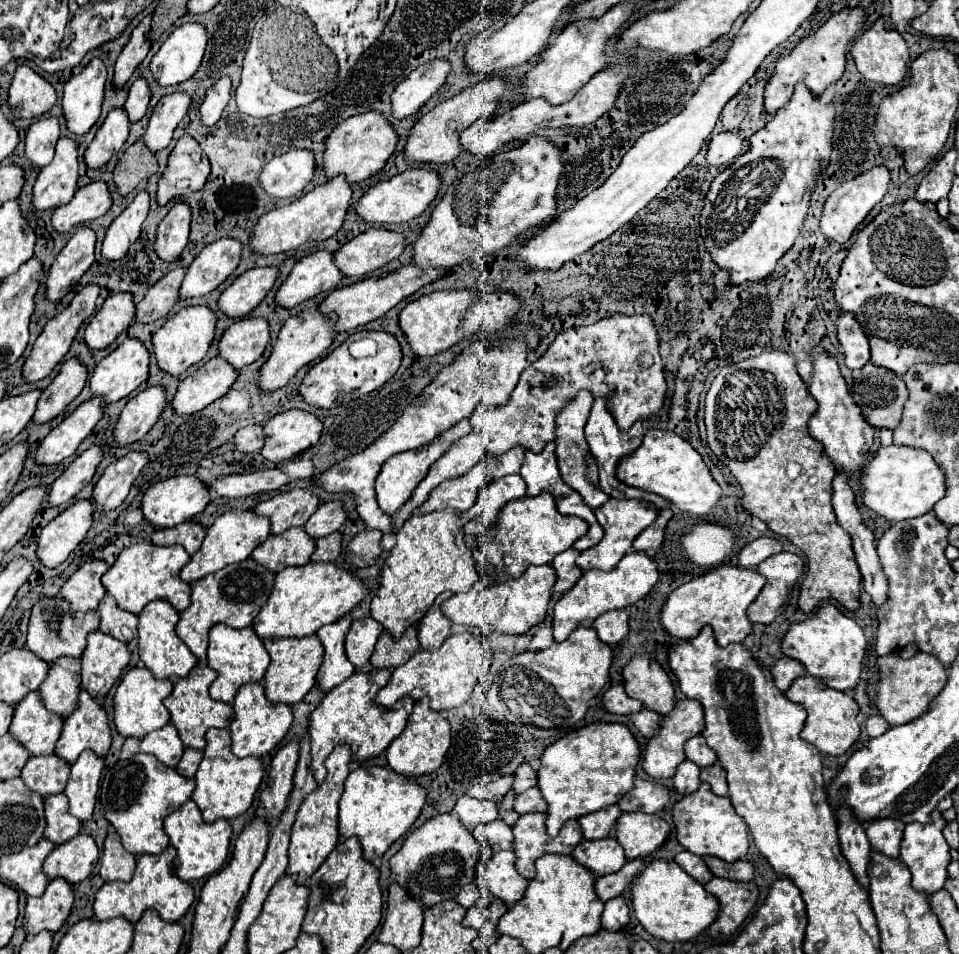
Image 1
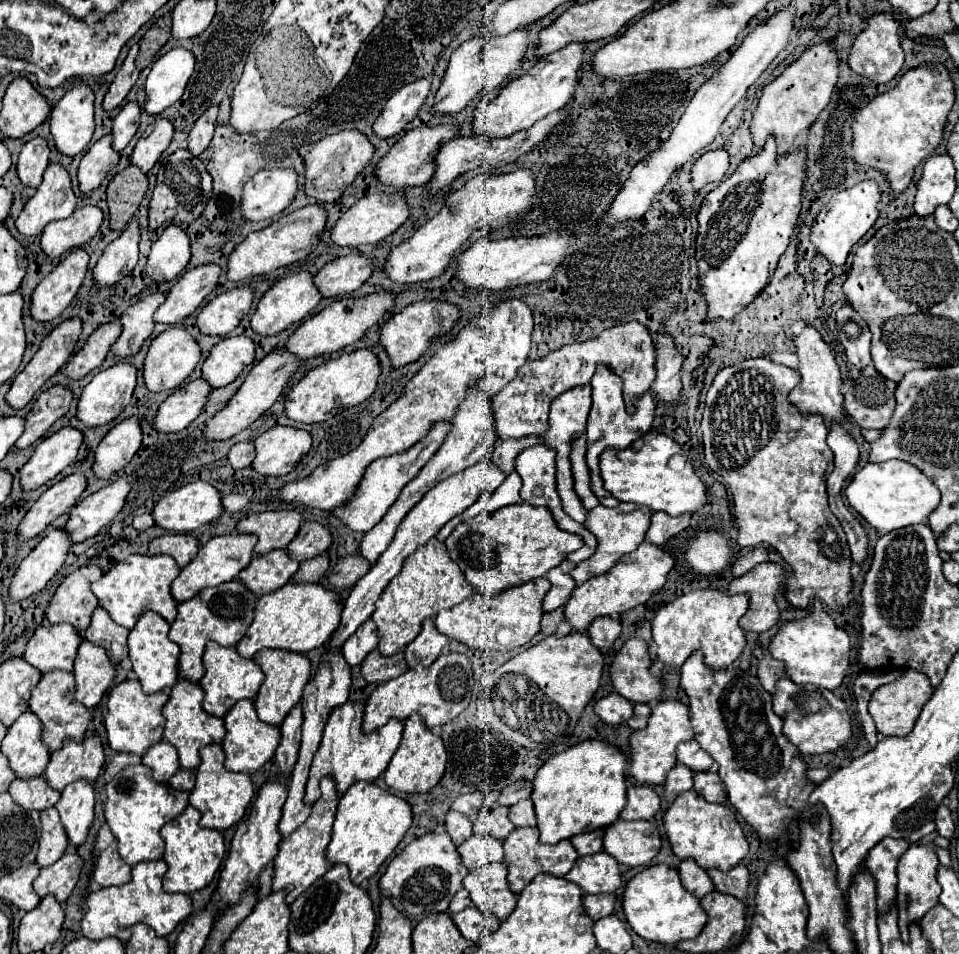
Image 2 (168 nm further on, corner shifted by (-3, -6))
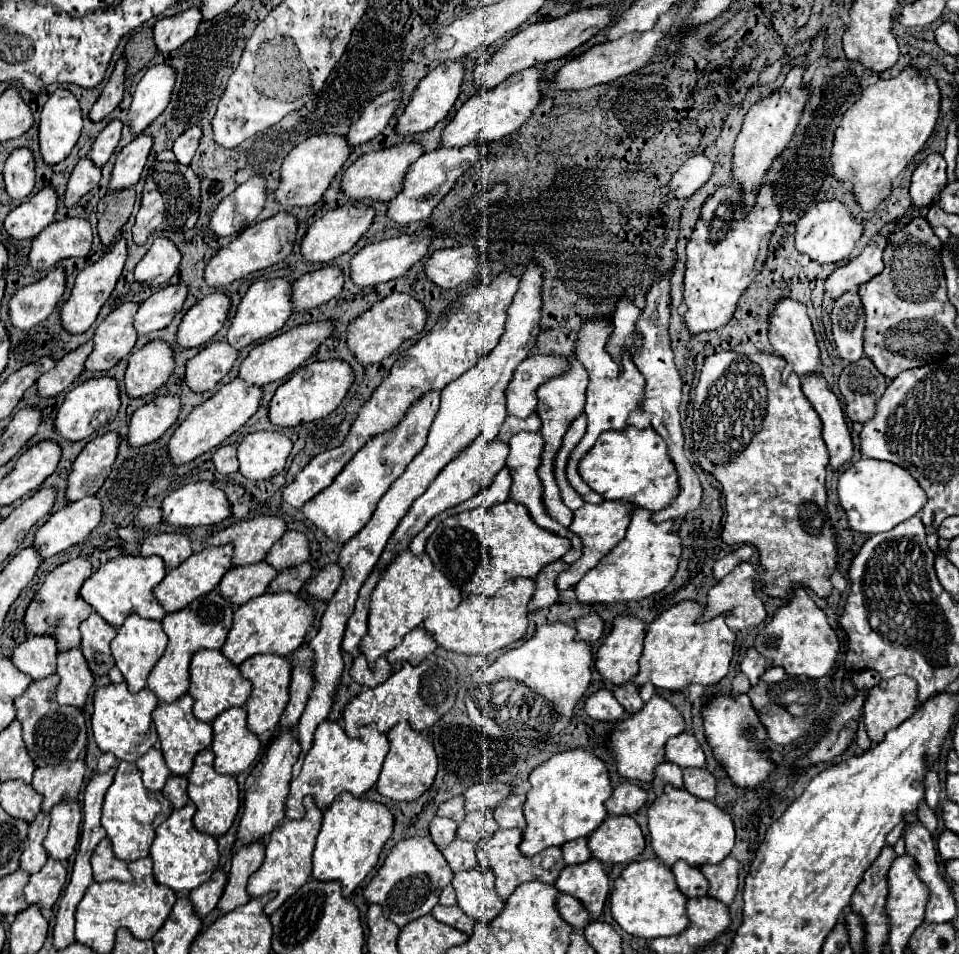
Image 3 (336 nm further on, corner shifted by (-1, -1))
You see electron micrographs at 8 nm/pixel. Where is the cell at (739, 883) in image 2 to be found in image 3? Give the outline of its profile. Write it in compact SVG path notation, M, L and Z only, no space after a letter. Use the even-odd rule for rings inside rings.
M728 856L728 858L724 858L724 862L720 862L716 866L704 864L700 870L706 876L706 880L710 882L708 896L718 902L724 902L728 906L734 900L734 894L738 888L738 862L736 862L736 858Z

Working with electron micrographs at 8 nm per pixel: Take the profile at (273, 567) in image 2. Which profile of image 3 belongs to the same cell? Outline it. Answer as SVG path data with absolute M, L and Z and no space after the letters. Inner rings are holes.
M266 562L230 568L220 582L220 596L228 598L232 606L242 606L248 600L264 594L276 574L278 572Z

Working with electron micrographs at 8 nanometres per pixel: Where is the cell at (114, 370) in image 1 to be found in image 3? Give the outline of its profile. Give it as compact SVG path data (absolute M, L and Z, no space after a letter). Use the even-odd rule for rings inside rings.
M100 376L100 378L86 380L84 384L76 386L74 390L70 390L66 394L64 404L58 408L58 414L54 420L54 430L70 442L90 438L92 434L96 434L100 428L104 428L106 424L110 424L114 420L118 408L120 408L120 396L118 396L118 384L114 378Z

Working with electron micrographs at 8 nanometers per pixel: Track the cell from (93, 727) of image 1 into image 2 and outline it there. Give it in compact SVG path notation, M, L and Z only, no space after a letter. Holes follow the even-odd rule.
M88 731L82 743L66 739L62 749L52 753L52 759L44 771L44 777L50 787L62 791L74 779L96 781L102 765L106 761L104 747L100 737L94 731Z

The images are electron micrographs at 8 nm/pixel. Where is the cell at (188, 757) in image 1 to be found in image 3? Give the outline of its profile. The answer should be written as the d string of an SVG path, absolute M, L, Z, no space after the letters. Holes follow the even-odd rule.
M170 776L162 794L172 802L174 808L182 808L184 804L190 802L190 798L186 794L186 786L188 786L186 776Z

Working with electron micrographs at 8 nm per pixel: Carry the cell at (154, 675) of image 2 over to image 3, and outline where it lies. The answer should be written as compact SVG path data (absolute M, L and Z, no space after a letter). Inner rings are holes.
M130 614L124 620L124 624L120 626L116 638L110 642L110 648L112 648L112 656L116 660L116 666L122 672L130 692L140 692L146 686L146 678L148 678L150 670L154 668L154 664L164 654L166 642L168 642L168 638L162 630L162 622L146 620L146 618L140 618L136 614Z

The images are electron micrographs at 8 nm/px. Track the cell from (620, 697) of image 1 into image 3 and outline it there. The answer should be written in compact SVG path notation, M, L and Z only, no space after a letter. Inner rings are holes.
M606 688L594 692L592 696L586 698L584 710L586 710L586 714L590 718L602 720L602 722L616 722L624 714L624 708L618 704L614 694L610 690L606 690Z

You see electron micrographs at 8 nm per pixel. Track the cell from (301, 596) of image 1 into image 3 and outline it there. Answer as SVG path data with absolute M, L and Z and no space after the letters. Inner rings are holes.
M278 592L278 594L262 594L240 608L236 608L232 618L232 628L226 636L224 648L220 652L234 664L240 666L246 658L252 658L256 654L278 654L278 656L290 656L300 642L306 640L314 620L314 610L300 600L296 594L290 592Z

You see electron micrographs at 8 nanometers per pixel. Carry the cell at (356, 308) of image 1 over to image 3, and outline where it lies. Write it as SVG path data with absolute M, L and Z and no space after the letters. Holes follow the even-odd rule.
M312 322L312 324L302 324L298 328L292 328L276 338L266 340L264 344L256 346L250 350L250 354L244 358L240 364L238 378L244 380L250 386L266 386L274 380L280 380L288 374L292 374L298 366L302 366L310 354L316 352L316 348L332 334L332 324L330 322Z

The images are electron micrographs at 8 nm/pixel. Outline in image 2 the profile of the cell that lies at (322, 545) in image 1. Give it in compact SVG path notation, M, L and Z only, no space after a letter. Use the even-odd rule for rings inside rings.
M328 553L316 555L314 559L306 559L306 561L300 563L300 569L296 571L292 581L310 581L310 583L316 583L316 581L320 581L324 577L328 565L330 565Z

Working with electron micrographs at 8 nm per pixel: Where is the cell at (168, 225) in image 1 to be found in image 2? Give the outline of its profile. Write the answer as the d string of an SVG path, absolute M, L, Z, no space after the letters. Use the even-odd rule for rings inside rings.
M172 223L164 229L148 255L148 275L154 281L172 281L178 277L190 261L188 233Z

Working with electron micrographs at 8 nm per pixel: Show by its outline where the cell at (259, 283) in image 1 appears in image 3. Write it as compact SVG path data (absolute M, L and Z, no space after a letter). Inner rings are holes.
M222 292L210 294L196 302L182 318L176 340L180 348L198 348L206 344L226 322L230 310L230 298Z

